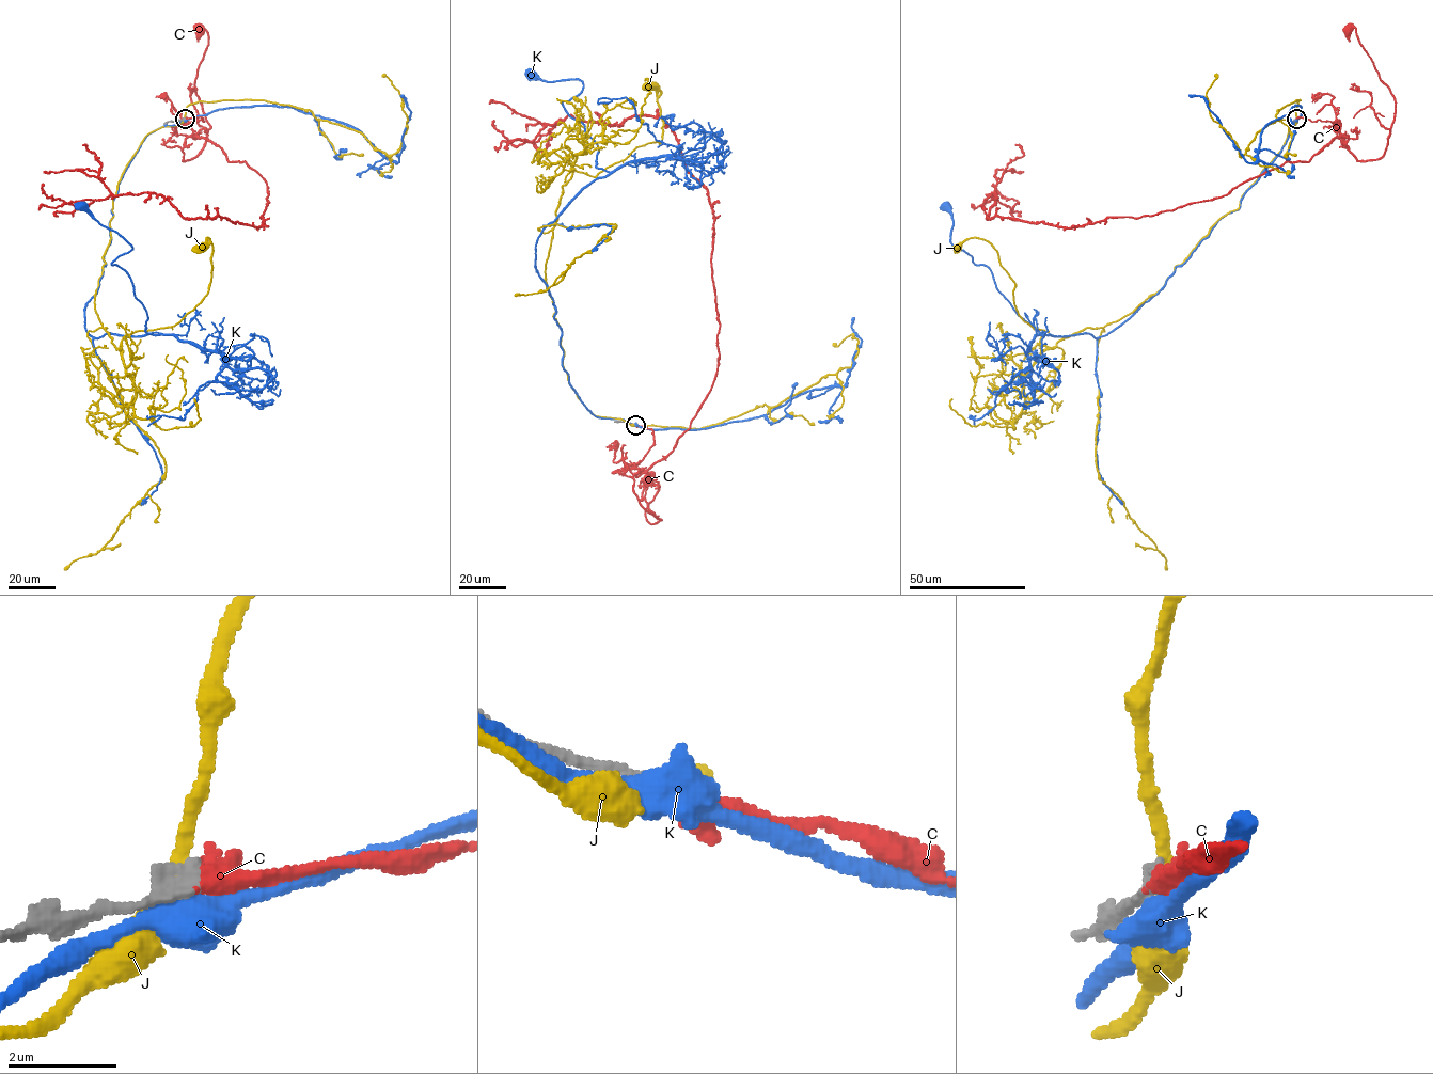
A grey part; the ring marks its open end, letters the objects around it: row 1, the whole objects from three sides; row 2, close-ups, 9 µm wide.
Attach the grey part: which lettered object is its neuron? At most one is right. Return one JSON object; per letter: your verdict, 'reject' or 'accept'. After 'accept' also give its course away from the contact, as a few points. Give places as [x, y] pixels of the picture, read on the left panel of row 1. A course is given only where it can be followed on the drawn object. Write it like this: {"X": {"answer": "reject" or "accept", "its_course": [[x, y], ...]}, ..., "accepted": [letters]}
{"C": {"answer": "accept", "its_course": [[185, 119], [203, 121], [185, 122], [192, 132], [183, 161], [210, 127], [194, 80], [208, 45], [200, 30]]}, "J": {"answer": "reject"}, "K": {"answer": "reject"}, "accepted": ["C"]}

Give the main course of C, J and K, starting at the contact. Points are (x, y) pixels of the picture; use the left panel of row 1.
C: (185, 119), (203, 121), (185, 122), (192, 132), (183, 161), (210, 127), (194, 80), (208, 45), (200, 30)
J: (184, 119), (144, 138), (113, 199), (94, 309), (121, 352), (202, 300), (213, 246), (199, 248)
K: (184, 120), (151, 132), (124, 173), (84, 310), (94, 337), (159, 333), (111, 264), (132, 247), (81, 205)

